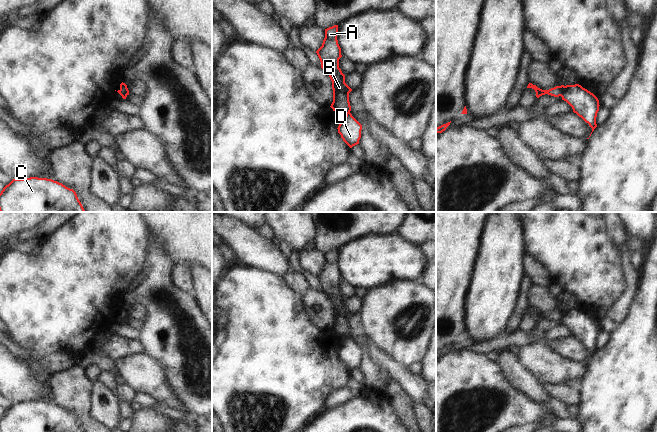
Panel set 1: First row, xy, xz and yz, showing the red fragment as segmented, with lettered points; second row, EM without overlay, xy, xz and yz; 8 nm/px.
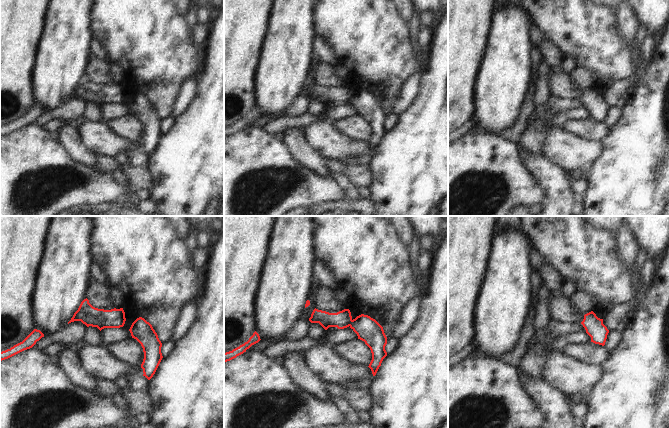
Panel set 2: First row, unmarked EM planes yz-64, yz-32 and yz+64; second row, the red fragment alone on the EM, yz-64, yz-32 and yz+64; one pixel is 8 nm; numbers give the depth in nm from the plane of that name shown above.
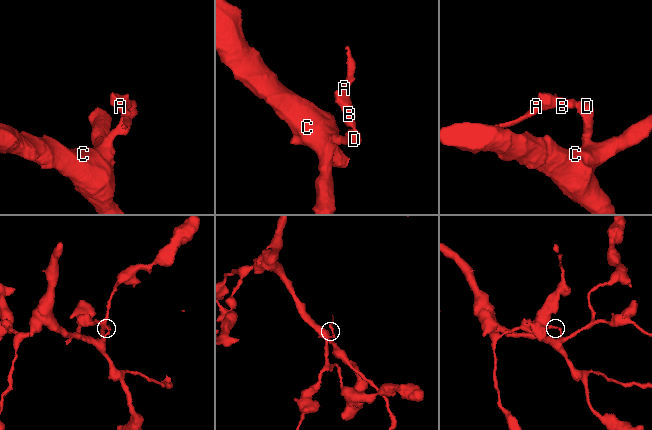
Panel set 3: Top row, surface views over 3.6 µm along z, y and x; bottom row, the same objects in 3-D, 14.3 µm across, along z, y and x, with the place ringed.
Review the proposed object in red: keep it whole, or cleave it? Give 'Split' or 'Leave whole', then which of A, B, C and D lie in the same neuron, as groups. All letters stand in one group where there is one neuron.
Split. Groups: A B / C D.

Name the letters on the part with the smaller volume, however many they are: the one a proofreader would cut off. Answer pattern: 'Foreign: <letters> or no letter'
Foreign: A, B.

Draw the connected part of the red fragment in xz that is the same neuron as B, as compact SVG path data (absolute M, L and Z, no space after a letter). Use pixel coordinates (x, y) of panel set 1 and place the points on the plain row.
M338 249L325 253L322 270L316 277L320 283L321 292L325 294L332 305L333 326L330 331L333 335L350 338L349 317L352 313L345 307L345 299L339 292L339 283L342 279L337 259Z

